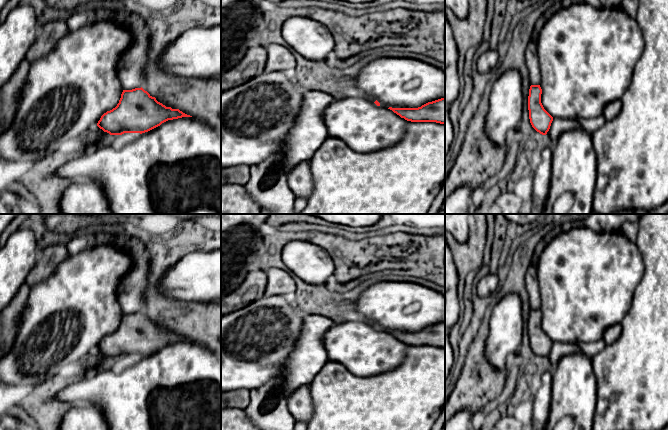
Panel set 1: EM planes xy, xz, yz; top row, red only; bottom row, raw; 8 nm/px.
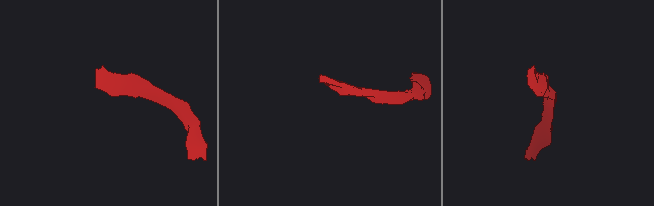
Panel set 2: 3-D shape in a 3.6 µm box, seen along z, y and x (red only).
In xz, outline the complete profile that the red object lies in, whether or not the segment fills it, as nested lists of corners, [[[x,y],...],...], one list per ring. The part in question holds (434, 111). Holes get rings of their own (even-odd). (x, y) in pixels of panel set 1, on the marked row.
[[[445,97],[428,102],[418,108],[392,108],[394,113],[411,122],[436,122],[445,124]]]

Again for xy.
[[[141,87],[123,90],[117,106],[104,113],[97,126],[110,135],[142,134],[168,120],[182,117],[192,116],[166,107]]]

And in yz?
[[[531,85],[528,96],[529,119],[532,127],[542,135],[550,129],[553,117],[544,109],[541,103],[542,89],[540,85]]]

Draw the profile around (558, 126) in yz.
[[[553,119],[550,129],[545,135],[546,143],[552,146],[557,142],[561,134],[575,129],[583,129],[582,126],[576,120]]]

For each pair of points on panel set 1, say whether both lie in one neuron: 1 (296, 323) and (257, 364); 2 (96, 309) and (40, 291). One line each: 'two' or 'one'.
1: one
2: one

